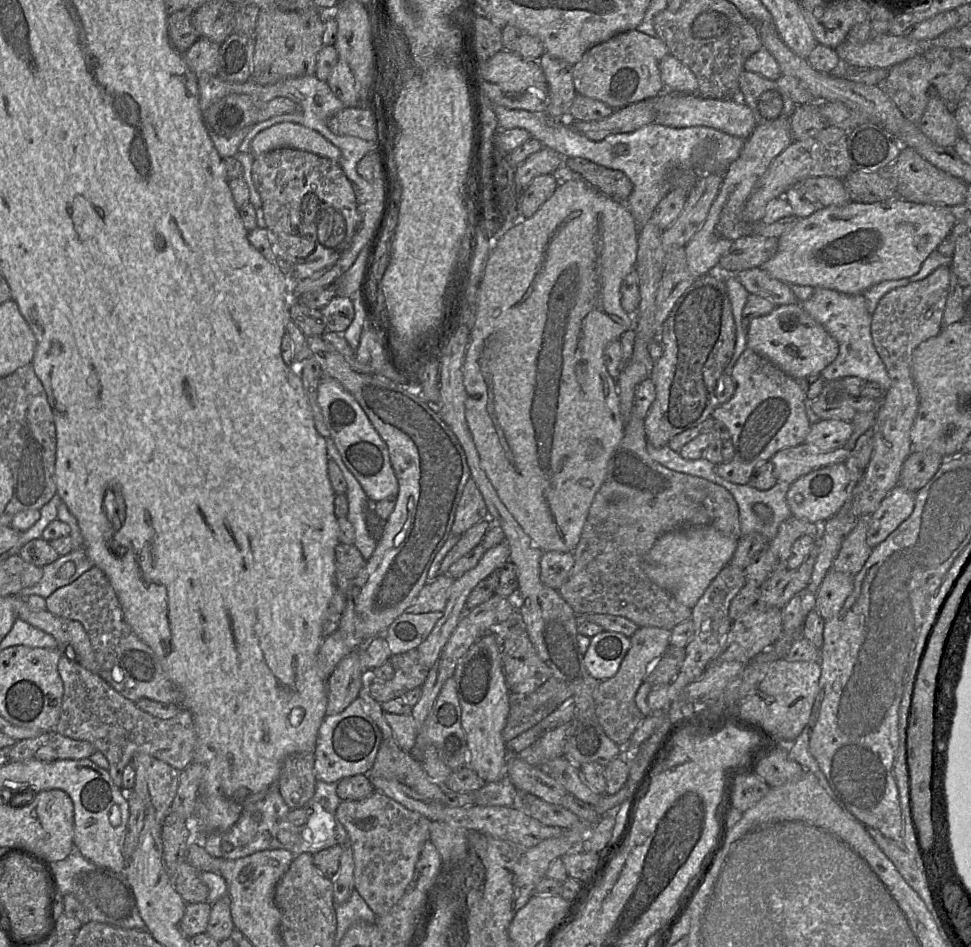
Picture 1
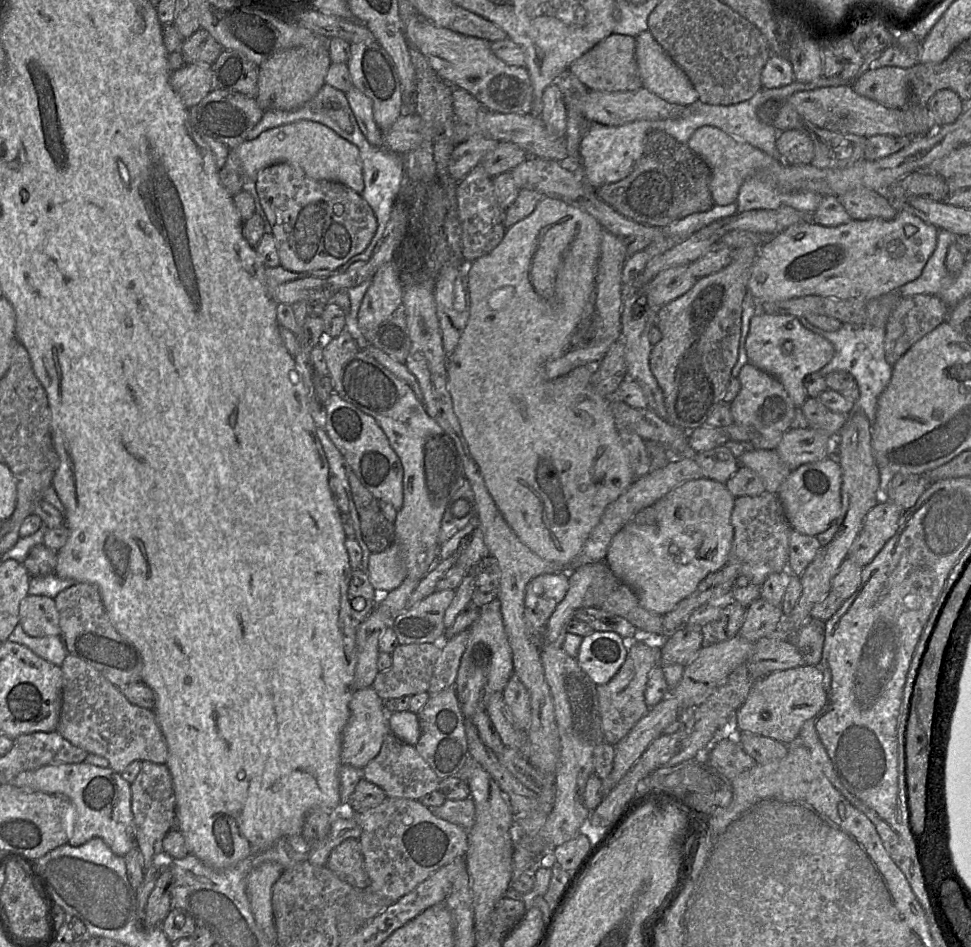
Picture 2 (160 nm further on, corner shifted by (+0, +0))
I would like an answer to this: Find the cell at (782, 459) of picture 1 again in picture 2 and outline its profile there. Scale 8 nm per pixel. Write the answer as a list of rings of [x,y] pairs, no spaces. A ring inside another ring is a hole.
[[[748,449],[737,460],[740,466],[754,471],[762,479],[765,490],[773,494],[777,494],[792,471],[775,450]]]

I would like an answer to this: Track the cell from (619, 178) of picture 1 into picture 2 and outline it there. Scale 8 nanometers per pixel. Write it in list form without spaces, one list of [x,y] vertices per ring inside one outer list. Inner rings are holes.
[[[655,130],[647,135],[643,153],[632,172],[618,182],[597,188],[596,194],[632,221],[663,228],[714,206],[710,191],[711,178],[709,165],[688,144],[678,142],[662,130]]]

